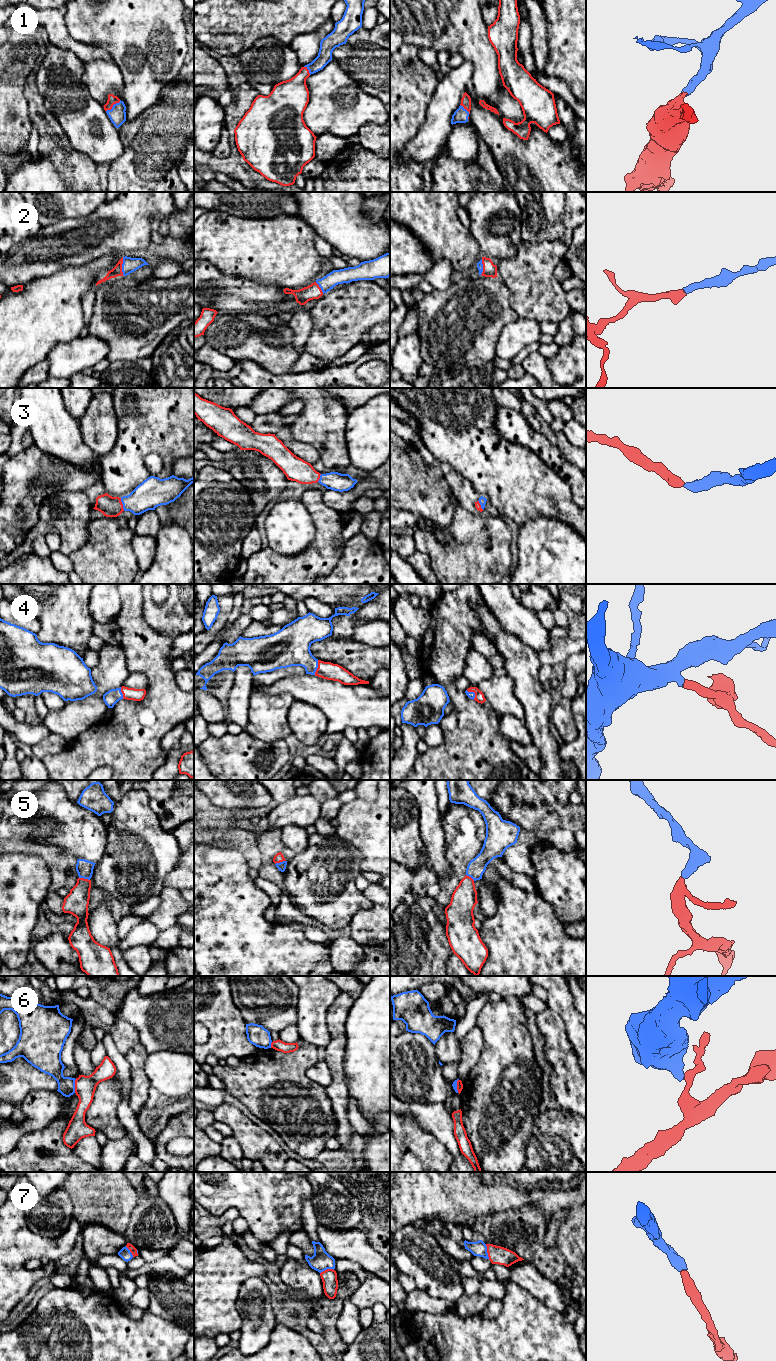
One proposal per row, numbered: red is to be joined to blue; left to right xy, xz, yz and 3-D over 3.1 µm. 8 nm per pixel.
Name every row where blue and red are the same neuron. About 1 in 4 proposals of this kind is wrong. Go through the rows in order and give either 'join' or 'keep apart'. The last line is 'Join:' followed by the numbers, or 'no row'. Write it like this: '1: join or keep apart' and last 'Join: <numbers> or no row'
1: join
2: join
3: join
4: join
5: join
6: keep apart
7: join
Join: 1, 2, 3, 4, 5, 7

